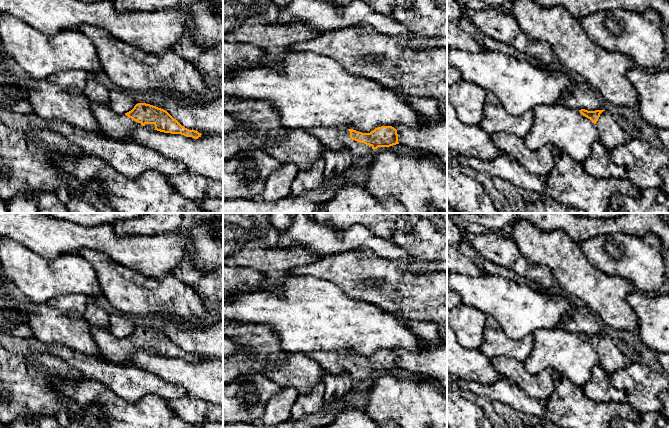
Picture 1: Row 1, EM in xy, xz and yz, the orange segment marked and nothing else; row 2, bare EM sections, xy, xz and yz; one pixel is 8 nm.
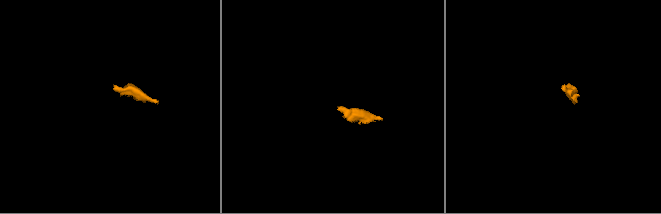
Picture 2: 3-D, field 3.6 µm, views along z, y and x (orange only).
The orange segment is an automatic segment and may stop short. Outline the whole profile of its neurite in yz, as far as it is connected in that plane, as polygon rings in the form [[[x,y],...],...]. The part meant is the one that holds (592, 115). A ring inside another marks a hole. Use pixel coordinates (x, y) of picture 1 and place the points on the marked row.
[[[581,109],[579,111],[596,125],[599,140],[608,151],[628,142],[626,133],[607,110],[588,111]]]

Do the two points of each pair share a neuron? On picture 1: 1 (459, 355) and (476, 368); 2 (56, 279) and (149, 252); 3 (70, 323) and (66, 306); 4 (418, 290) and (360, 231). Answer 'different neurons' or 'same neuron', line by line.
1: same neuron
2: different neurons
3: different neurons
4: different neurons

